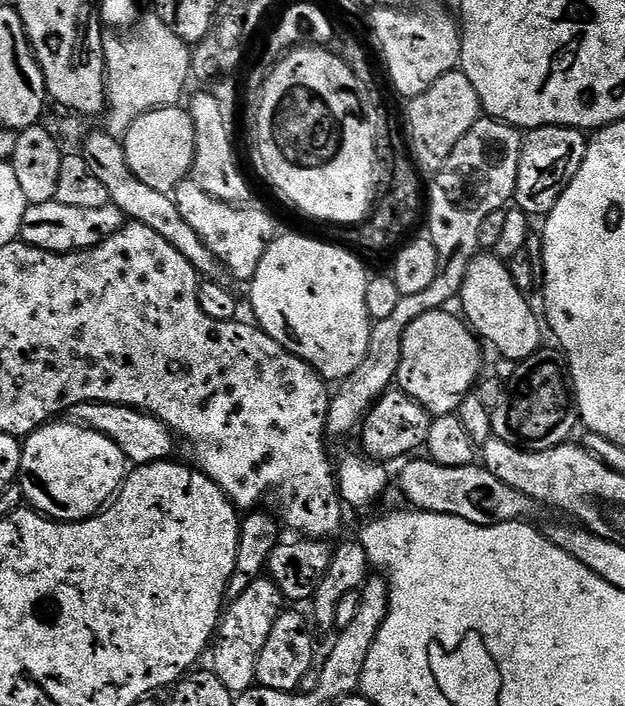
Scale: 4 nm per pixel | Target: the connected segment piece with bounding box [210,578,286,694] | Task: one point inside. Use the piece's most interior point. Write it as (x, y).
(246, 623)

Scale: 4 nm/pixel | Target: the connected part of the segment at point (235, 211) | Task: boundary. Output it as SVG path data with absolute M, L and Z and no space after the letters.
M189 178L183 180L177 186L174 199L178 206L178 214L190 222L194 234L210 246L210 250L220 259L229 273L232 272L238 279L251 282L258 270L258 262L262 262L262 254L266 254L269 244L274 239L272 232L272 220L260 208L253 206L237 206L227 204L202 190L195 180Z

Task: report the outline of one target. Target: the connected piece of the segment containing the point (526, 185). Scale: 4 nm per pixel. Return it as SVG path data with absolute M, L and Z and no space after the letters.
M550 126L531 129L523 137L521 146L515 207L524 211L529 218L543 218L552 212L566 186L570 186L574 174L578 174L582 158L586 158L588 141L589 137L579 128Z

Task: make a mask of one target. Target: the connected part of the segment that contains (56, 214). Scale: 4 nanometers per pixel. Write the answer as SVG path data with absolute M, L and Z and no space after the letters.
M54 199L50 202L28 205L26 214L22 218L19 239L38 250L46 250L47 252L85 252L88 248L93 248L102 242L106 242L106 238L114 235L118 229L124 227L125 223L126 217L124 213L120 212L115 204L111 202L98 210L82 210L78 206L62 206L62 202Z

